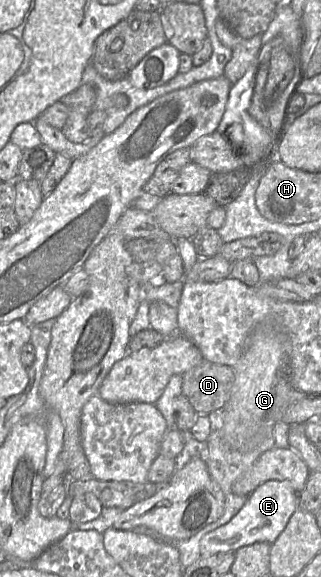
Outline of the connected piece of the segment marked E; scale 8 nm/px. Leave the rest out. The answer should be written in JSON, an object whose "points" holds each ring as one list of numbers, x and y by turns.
{"points":[[267,481,249,496,240,511,225,525,206,533,200,540,201,557,235,552,257,542,272,544,285,529,290,517,300,507,299,494,286,482]]}

